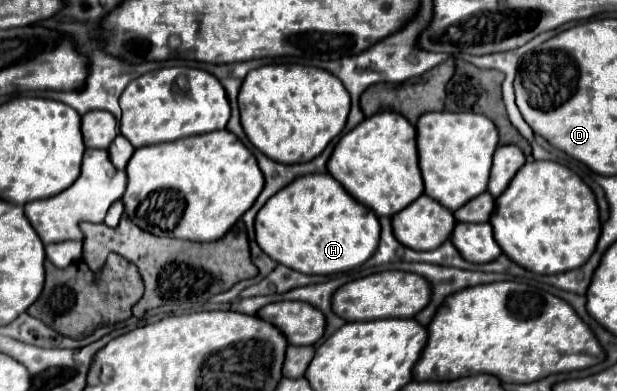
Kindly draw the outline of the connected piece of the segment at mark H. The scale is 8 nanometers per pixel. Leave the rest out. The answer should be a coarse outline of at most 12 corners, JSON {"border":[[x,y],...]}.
{"border":[[326,174],[256,216],[278,264],[338,274],[364,264],[380,222]]}

